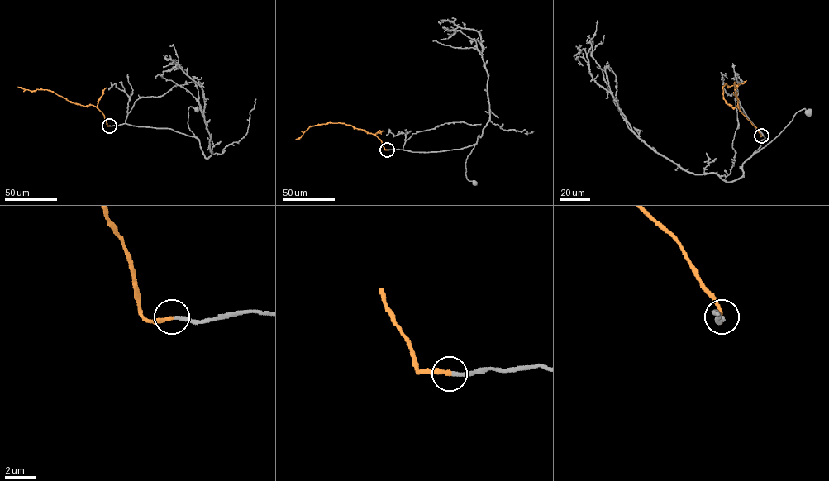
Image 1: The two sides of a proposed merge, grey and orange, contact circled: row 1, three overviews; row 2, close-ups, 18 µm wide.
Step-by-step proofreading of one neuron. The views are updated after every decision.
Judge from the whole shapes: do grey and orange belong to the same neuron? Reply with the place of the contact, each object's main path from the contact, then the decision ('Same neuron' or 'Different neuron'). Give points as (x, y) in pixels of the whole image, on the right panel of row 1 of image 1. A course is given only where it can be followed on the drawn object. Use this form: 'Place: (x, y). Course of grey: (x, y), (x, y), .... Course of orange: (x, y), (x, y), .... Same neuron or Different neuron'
Place: (761, 135). Course of grey: (761, 135), (761, 132), (764, 138), (754, 153), (775, 138), (797, 112), (803, 109), (807, 112). Course of orange: (761, 135), (737, 106), (733, 108), (726, 102), (722, 94), (724, 84), (730, 87), (746, 80). Same neuron

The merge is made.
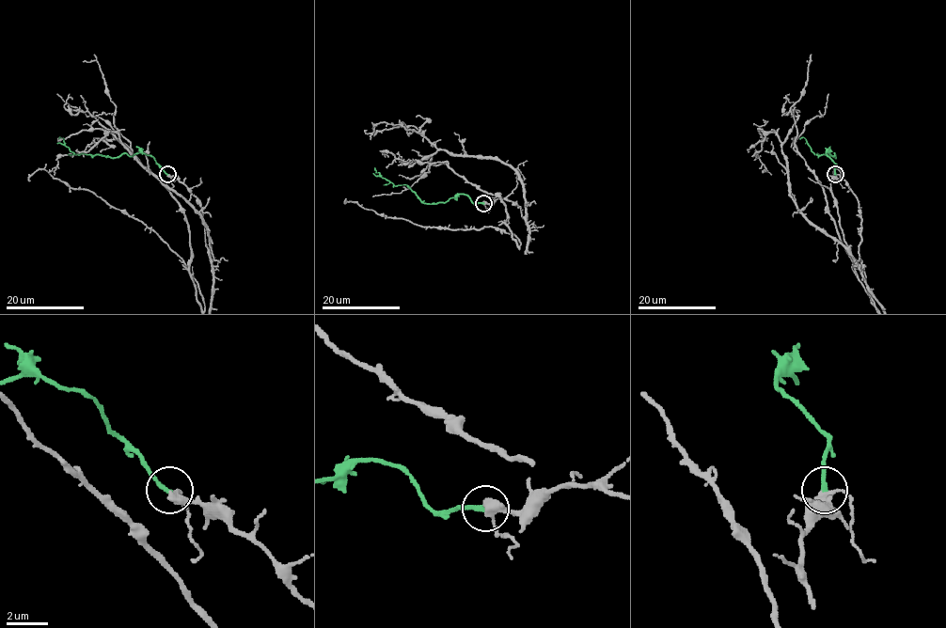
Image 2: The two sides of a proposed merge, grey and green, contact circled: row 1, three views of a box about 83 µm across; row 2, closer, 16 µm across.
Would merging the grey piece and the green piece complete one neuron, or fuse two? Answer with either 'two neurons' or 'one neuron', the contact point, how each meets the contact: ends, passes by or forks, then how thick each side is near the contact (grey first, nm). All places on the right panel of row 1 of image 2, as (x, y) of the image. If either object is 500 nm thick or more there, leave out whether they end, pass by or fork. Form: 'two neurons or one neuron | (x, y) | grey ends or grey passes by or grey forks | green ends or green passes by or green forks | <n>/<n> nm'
one neuron | (835, 174) | grey passes by | green ends | 340/240 nm

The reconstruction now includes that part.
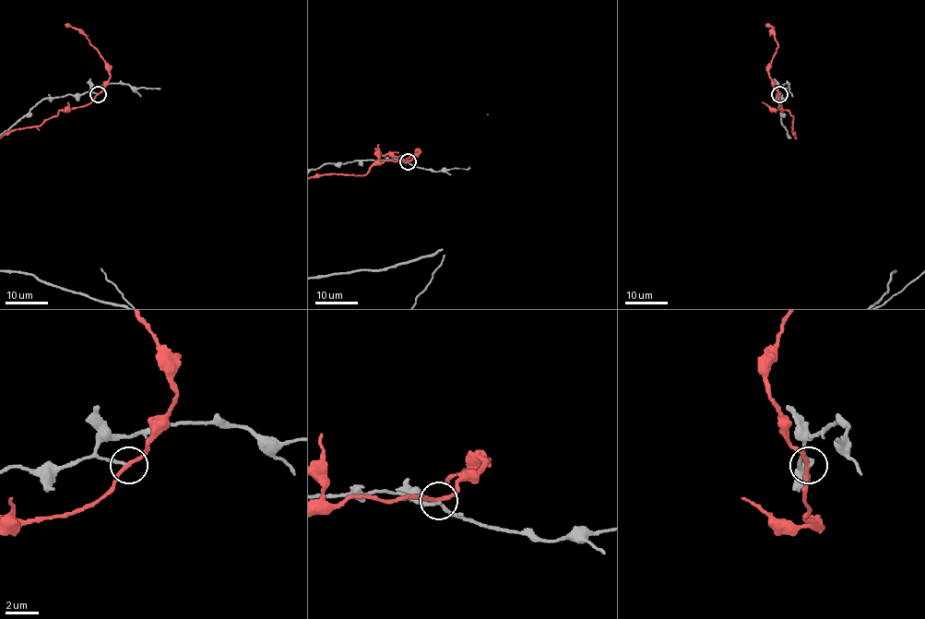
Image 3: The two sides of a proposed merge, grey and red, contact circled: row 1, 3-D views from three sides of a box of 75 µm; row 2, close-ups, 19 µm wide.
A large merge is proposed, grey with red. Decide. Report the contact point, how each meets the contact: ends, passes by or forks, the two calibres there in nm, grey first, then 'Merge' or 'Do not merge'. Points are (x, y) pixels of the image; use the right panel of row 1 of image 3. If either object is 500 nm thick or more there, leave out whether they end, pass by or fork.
Place: (779, 94). At the ring grey ends. At the ring red passes by. Thickness 180 nm (grey) against 200 nm. Do not merge

